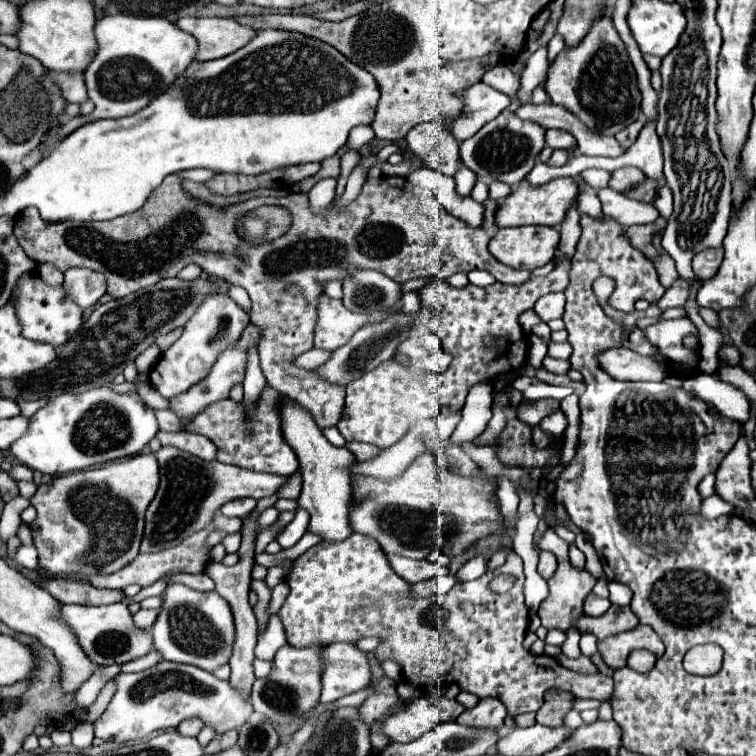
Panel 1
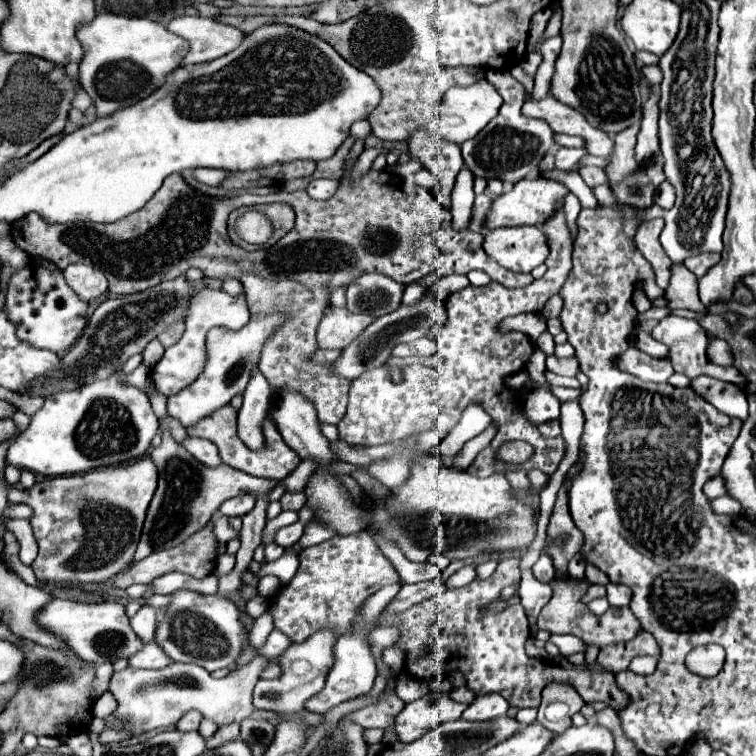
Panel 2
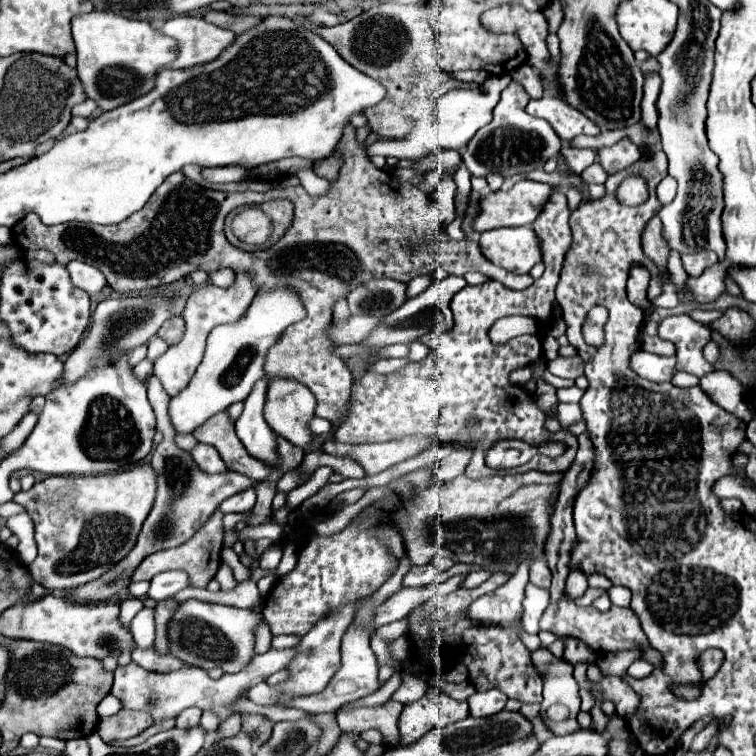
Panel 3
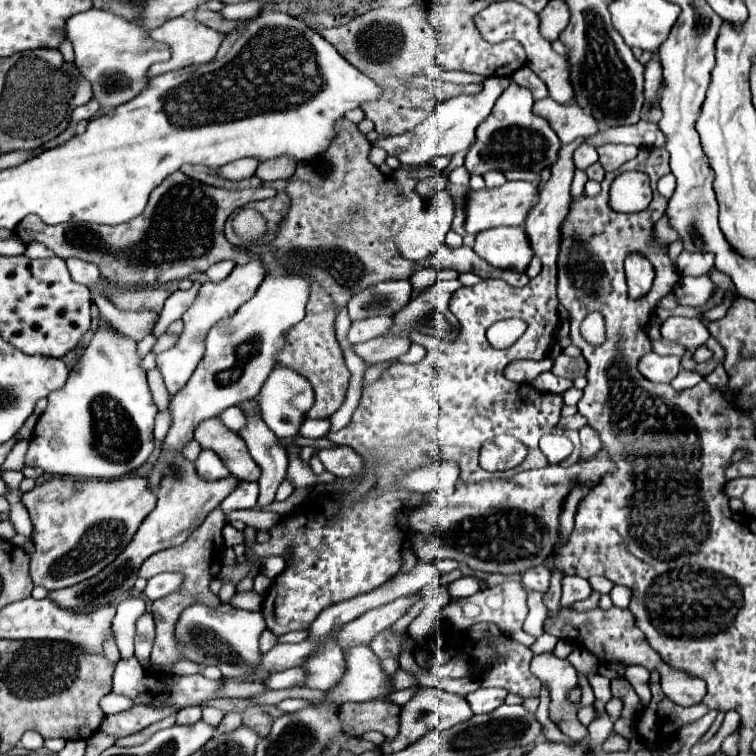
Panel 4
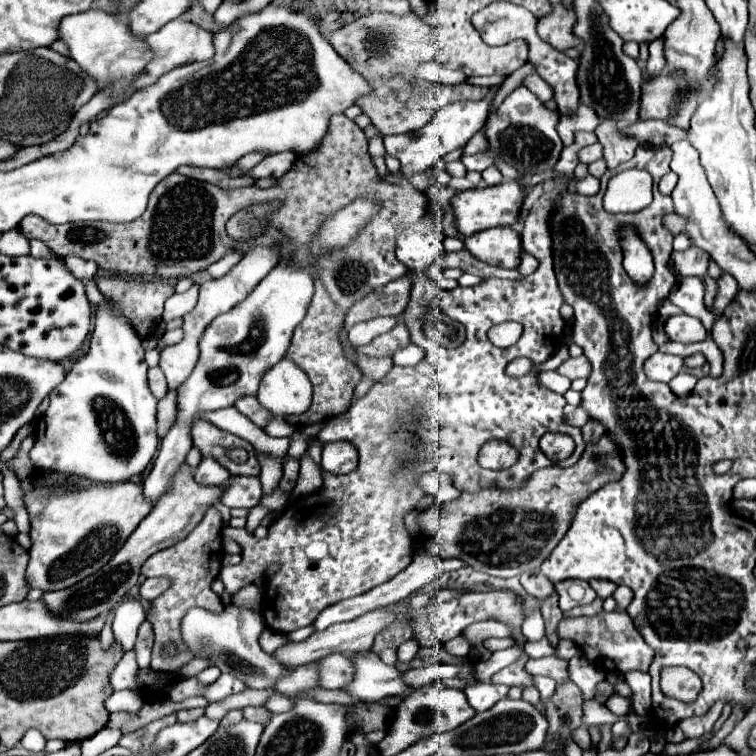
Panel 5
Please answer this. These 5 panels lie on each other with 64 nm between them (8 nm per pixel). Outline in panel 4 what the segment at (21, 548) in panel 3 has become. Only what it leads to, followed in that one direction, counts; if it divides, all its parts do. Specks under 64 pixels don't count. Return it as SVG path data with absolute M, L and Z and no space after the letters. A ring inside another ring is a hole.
M10 490L10 496L8 496L8 502L12 504L12 510L10 510L10 522L14 526L14 530L22 536L26 536L26 544L22 546L28 554L34 552L34 544L32 544L32 522L30 522L30 516L28 516L28 510L24 508L24 504L20 504L20 490Z

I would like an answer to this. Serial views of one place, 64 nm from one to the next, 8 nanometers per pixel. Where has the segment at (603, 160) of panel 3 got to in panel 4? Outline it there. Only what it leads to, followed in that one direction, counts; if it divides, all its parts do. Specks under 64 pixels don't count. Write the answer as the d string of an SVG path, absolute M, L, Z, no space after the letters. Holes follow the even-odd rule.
M608 144L608 146L600 146L598 154L600 154L600 164L604 166L604 170L614 172L628 160L636 158L638 148L628 146L628 144Z

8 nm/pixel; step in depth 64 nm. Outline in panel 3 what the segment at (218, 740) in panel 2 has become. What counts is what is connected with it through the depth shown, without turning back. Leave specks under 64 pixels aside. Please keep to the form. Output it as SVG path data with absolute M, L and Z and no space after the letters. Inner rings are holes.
M234 714L234 718L228 718L224 722L220 722L218 726L218 736L220 738L230 738L230 736L236 736L240 732L240 716Z

